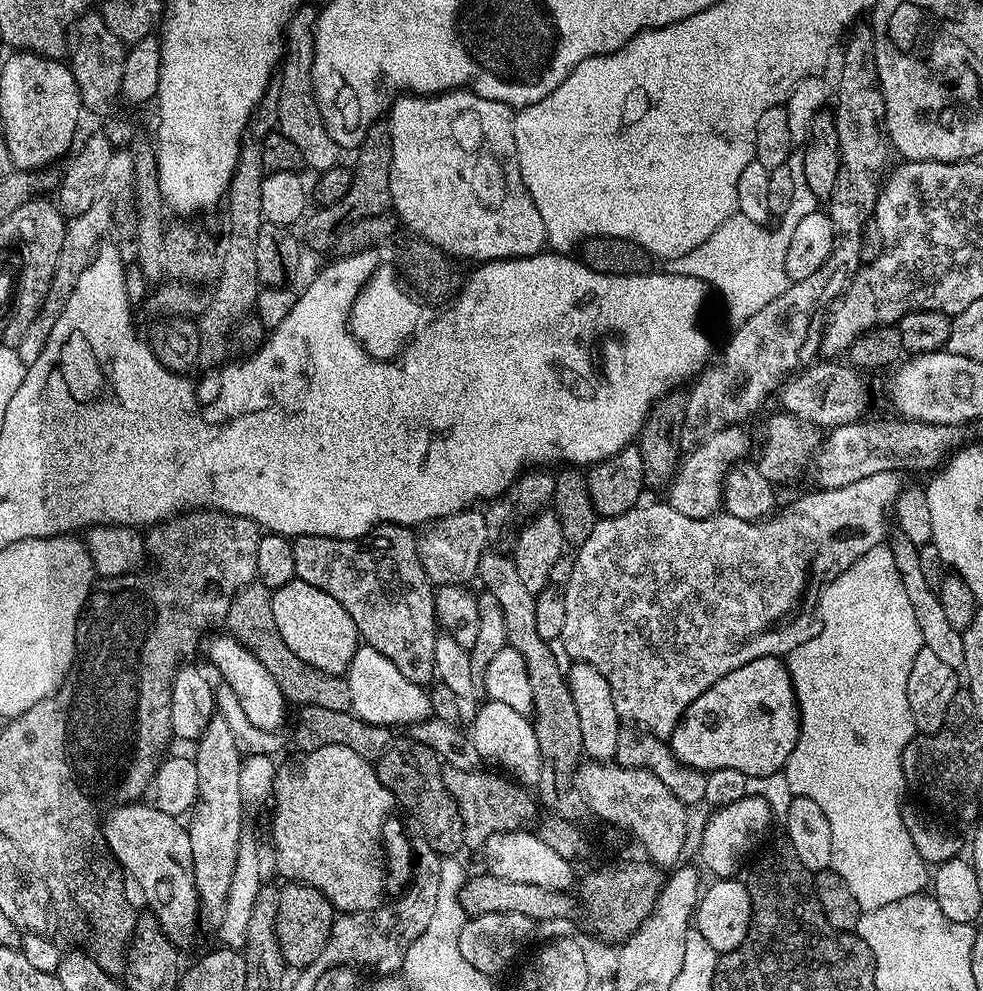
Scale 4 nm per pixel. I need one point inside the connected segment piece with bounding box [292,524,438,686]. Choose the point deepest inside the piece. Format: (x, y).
(378, 578)

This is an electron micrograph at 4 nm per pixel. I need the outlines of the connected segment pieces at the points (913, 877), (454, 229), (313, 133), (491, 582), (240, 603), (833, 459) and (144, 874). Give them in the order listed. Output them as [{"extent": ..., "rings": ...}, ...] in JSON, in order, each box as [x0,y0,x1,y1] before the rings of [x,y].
[{"extent":[783,543,930,912],"rings":[[[887,543],[874,546],[874,550],[866,550],[866,554],[862,554],[862,558],[858,558],[858,562],[854,562],[854,566],[842,570],[842,574],[838,574],[821,588],[818,601],[818,624],[819,627],[816,629],[814,638],[802,642],[802,646],[798,646],[786,657],[788,673],[796,695],[796,704],[800,707],[800,733],[798,742],[786,762],[783,774],[793,796],[810,798],[811,801],[818,802],[818,806],[822,806],[822,814],[826,814],[826,822],[830,822],[831,867],[838,874],[842,874],[842,879],[850,885],[850,890],[854,894],[854,899],[858,901],[860,909],[869,912],[878,910],[880,906],[890,906],[890,902],[898,902],[898,898],[919,896],[930,884],[929,865],[924,862],[923,858],[919,856],[918,850],[915,849],[914,840],[907,828],[905,813],[902,809],[900,810],[900,795],[906,792],[904,751],[918,732],[910,710],[906,686],[915,655],[922,647],[924,639],[920,633],[918,618],[914,618],[914,606],[910,606],[910,597],[906,595],[906,586],[902,586],[902,578],[898,574],[894,554]]]},{"extent":[390,90,548,262],"rings":[[[457,90],[455,92],[442,92],[435,96],[418,96],[415,94],[401,95],[399,98],[391,101],[390,116],[391,112],[392,120],[390,119],[390,127],[392,129],[392,165],[390,166],[390,194],[392,195],[392,208],[399,219],[399,223],[403,225],[409,233],[415,234],[421,240],[428,240],[429,243],[436,247],[440,247],[449,257],[455,258],[455,256],[457,256],[460,260],[476,260],[472,262],[483,262],[486,260],[517,260],[518,258],[526,258],[527,256],[537,256],[539,252],[545,251],[548,243],[546,226],[542,222],[542,214],[538,214],[538,206],[534,206],[534,198],[530,198],[530,194],[522,182],[522,174],[520,173],[520,167],[518,166],[518,150],[514,146],[514,130],[512,129],[514,126],[514,110],[509,106],[509,104],[494,102],[490,98],[482,98],[473,92]]]},{"extent":[278,6,342,174],"rings":[[[301,6],[292,13],[286,29],[286,47],[282,57],[282,67],[278,72],[278,131],[302,153],[305,165],[319,174],[337,167],[341,163],[342,149],[330,138],[320,113],[320,107],[312,85],[312,67],[314,66],[314,36],[318,12],[314,7]]]},{"extent":[476,550,588,822],"rings":[[[485,550],[480,555],[476,575],[483,591],[494,594],[498,606],[502,606],[502,618],[506,622],[507,647],[522,654],[526,662],[526,674],[530,678],[530,694],[534,694],[532,716],[538,738],[538,754],[542,762],[538,800],[546,804],[551,815],[561,816],[564,820],[580,822],[588,812],[588,803],[576,786],[576,772],[581,766],[584,753],[582,725],[578,722],[578,709],[574,707],[574,698],[570,694],[568,677],[565,669],[560,669],[556,656],[552,653],[553,645],[538,634],[536,617],[536,597],[526,590],[518,566],[511,555]]]},{"extent":[227,582,351,712],"rings":[[[253,582],[236,593],[228,611],[227,631],[248,651],[252,651],[266,666],[266,671],[277,682],[289,705],[305,708],[322,706],[325,710],[347,712],[351,709],[350,686],[344,676],[331,676],[298,658],[290,646],[286,646],[282,634],[278,634],[278,625],[274,623],[274,606],[272,605],[273,589],[264,584]]]},{"extent":[814,418,961,489],"rings":[[[896,418],[868,419],[838,426],[821,439],[820,447],[814,453],[817,489],[850,486],[850,482],[858,482],[858,478],[870,478],[870,474],[883,472],[903,473],[904,468],[926,472],[932,467],[935,469],[961,443],[961,429],[954,424],[923,424],[921,420]]]},{"extent":[100,802,200,946],"rings":[[[133,802],[131,804],[117,804],[109,807],[103,815],[100,824],[101,837],[105,838],[111,855],[115,858],[119,867],[129,877],[136,879],[144,900],[149,904],[151,915],[158,918],[162,930],[172,939],[172,943],[180,946],[183,940],[192,936],[192,931],[198,924],[198,913],[200,911],[200,895],[196,889],[196,875],[194,874],[194,858],[190,850],[190,834],[187,827],[177,817],[170,814],[162,814],[151,803]]]}]

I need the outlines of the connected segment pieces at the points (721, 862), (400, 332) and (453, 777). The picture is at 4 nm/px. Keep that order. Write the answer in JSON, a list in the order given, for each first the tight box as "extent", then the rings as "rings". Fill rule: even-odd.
[{"extent":[700,795,774,878],"rings":[[[746,795],[738,802],[717,808],[711,813],[708,825],[700,836],[700,860],[716,878],[732,878],[744,864],[744,856],[748,856],[760,844],[760,839],[768,832],[774,822],[771,807],[762,795]]]},{"extent":[349,265,420,359],"rings":[[[377,265],[375,272],[352,303],[349,329],[372,359],[395,359],[404,350],[420,324],[417,299],[406,288],[404,290],[400,286],[395,274],[390,265]]]},{"extent":[442,768,538,849],"rings":[[[444,768],[442,782],[446,782],[446,790],[450,790],[450,798],[458,802],[458,814],[462,814],[464,827],[464,843],[470,849],[483,849],[489,838],[499,832],[519,832],[527,829],[532,819],[535,821],[538,800],[532,796],[527,787],[513,782],[507,775],[496,770],[456,770]]]}]

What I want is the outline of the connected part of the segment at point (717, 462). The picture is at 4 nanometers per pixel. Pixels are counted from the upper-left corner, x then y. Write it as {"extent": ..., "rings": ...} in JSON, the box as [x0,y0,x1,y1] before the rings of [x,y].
{"extent":[666,424,754,518],"rings":[[[730,424],[721,432],[705,435],[700,445],[692,453],[681,459],[671,484],[666,489],[666,502],[678,514],[686,514],[686,518],[710,518],[721,511],[724,502],[724,477],[734,462],[745,459],[748,451],[753,451],[754,440],[740,424]]]}

